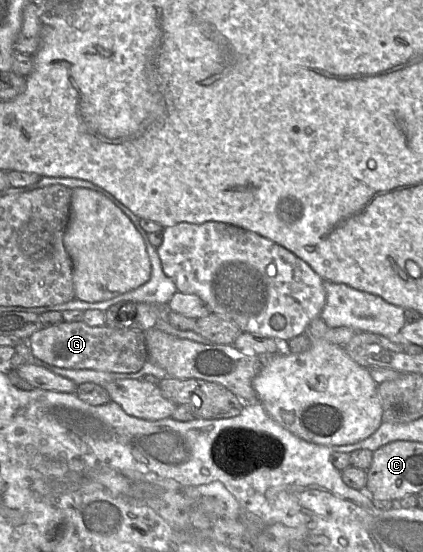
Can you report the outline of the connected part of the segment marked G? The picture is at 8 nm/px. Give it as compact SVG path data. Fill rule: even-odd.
M62 321L43 327L30 336L28 343L35 358L66 369L136 373L148 359L145 332L114 329L106 325L91 327L83 321Z

